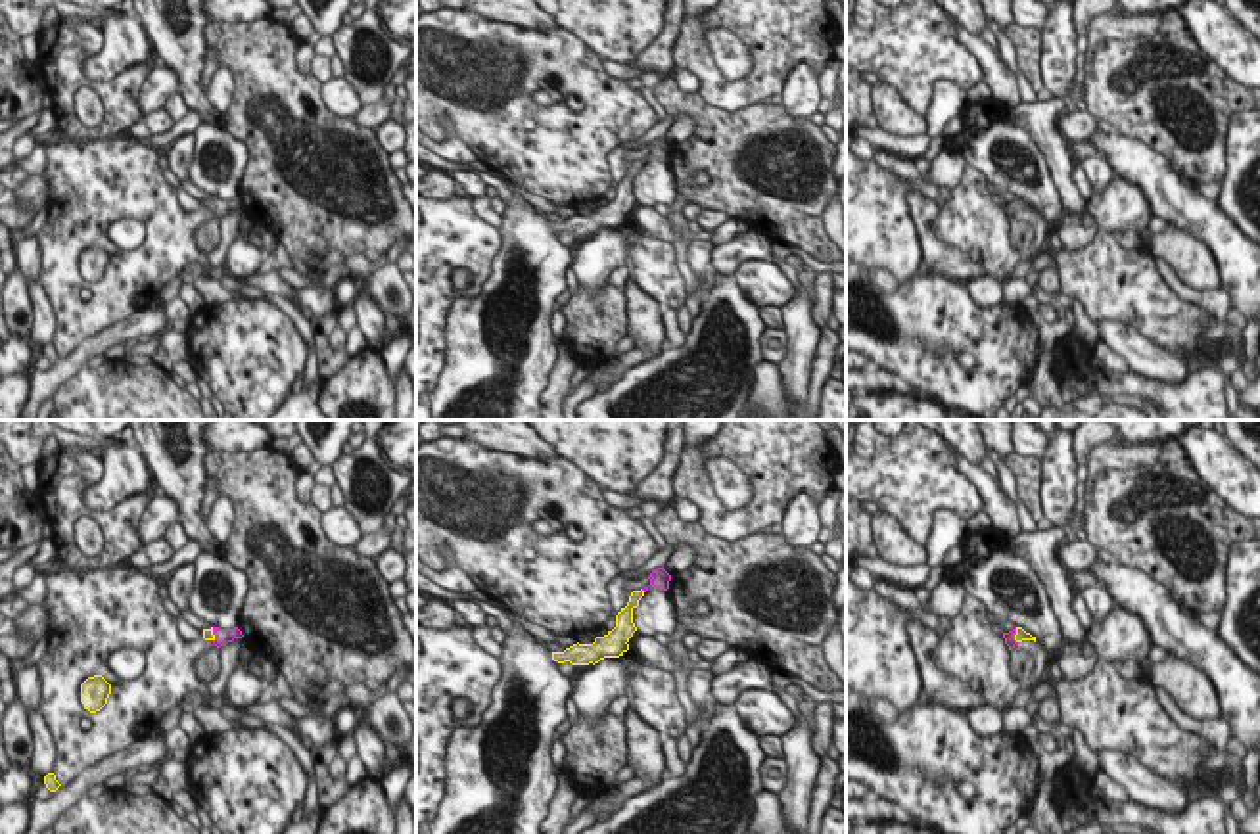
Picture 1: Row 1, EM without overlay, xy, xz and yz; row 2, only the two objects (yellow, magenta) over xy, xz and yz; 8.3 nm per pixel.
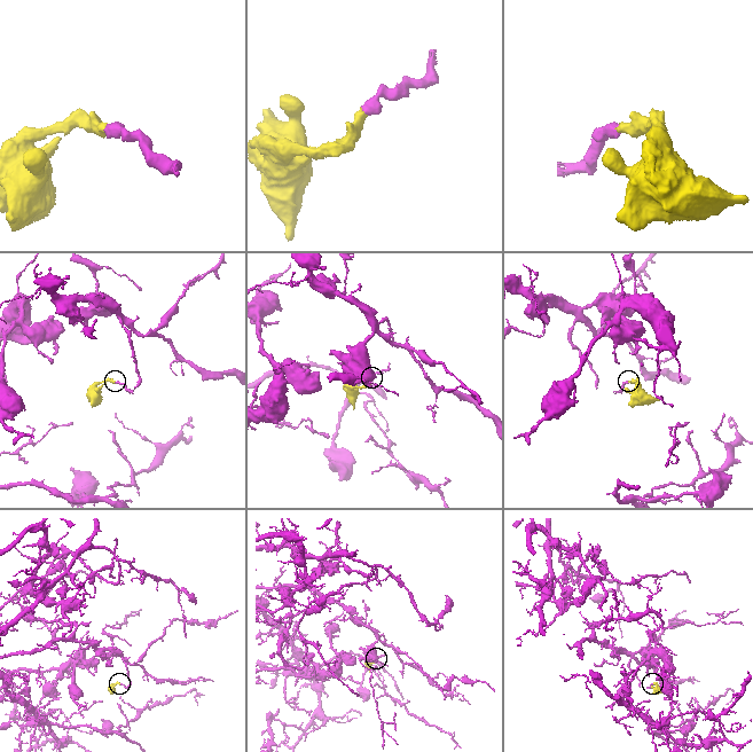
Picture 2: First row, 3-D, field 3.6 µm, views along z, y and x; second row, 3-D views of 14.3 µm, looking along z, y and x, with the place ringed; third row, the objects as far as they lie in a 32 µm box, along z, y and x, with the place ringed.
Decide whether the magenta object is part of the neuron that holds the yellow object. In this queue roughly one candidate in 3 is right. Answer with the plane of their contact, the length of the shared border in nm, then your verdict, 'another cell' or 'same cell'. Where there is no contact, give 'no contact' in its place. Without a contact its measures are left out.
yz | 130 nm | same cell

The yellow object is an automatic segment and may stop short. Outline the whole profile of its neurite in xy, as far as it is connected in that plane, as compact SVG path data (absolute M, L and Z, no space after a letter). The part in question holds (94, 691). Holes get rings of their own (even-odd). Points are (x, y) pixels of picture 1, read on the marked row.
M102 675L88 677L81 684L81 702L90 713L100 711L107 704L109 694L111 684Z

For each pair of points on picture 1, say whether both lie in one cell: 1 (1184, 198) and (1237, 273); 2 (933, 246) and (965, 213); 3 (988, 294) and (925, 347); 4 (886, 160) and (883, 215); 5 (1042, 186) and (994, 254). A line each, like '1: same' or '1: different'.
1: same
2: different
3: different
4: different
5: different

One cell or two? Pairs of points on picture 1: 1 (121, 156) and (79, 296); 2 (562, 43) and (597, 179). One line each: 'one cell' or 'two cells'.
1: one cell
2: one cell

